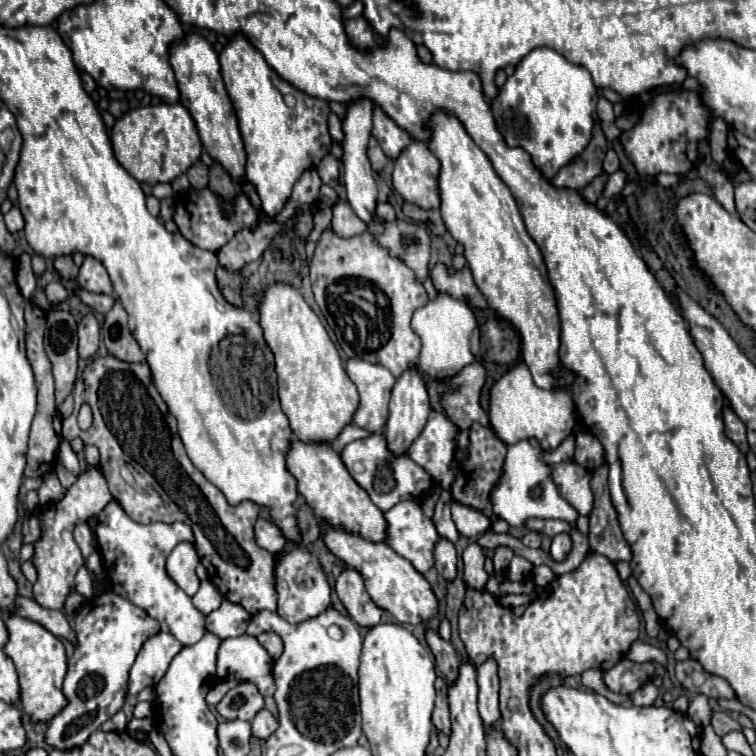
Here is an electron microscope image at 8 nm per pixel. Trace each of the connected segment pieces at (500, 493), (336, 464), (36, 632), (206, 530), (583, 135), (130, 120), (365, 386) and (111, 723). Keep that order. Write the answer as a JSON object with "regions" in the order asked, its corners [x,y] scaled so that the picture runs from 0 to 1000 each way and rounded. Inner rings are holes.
{"regions":[[[[690,582],[680,590],[672,590],[672,601],[667,608],[667,627],[664,635],[653,643],[651,651],[651,667],[653,680],[659,685],[667,685],[675,696],[690,698],[696,685],[741,685],[754,693],[762,690],[765,677],[738,656],[738,648],[733,646],[733,638],[728,635],[728,619],[714,608],[717,593],[709,582]]],[[[386,579],[378,598],[378,619],[392,632],[394,651],[402,656],[405,667],[418,677],[418,683],[492,717],[505,717],[511,712],[508,680],[468,638],[450,601],[437,590],[437,585],[399,585],[394,579]]],[[[24,812],[8,815],[8,831],[11,849],[5,854],[5,862],[16,870],[26,897],[29,937],[42,947],[42,952],[63,955],[87,934],[87,923],[82,921],[82,899],[87,894],[85,852],[50,823],[42,823]]],[[[127,471],[127,474],[122,474],[119,479],[116,479],[116,484],[111,487],[111,492],[108,492],[108,497],[101,503],[101,513],[98,513],[98,545],[82,558],[82,577],[87,579],[87,582],[98,582],[101,577],[106,577],[108,582],[111,582],[111,587],[124,587],[130,595],[132,595],[132,622],[135,622],[135,627],[138,627],[138,632],[140,632],[140,638],[143,638],[143,646],[146,646],[146,653],[151,656],[151,661],[164,672],[164,677],[175,685],[175,688],[180,688],[180,690],[188,690],[188,693],[198,693],[198,690],[217,690],[217,693],[228,693],[228,690],[233,690],[233,688],[241,688],[241,690],[246,690],[254,701],[257,701],[257,725],[259,725],[259,730],[262,730],[262,735],[265,735],[265,741],[267,741],[267,746],[270,746],[270,751],[275,751],[275,759],[278,759],[278,767],[288,775],[288,780],[294,783],[294,788],[299,791],[299,794],[304,794],[304,796],[312,796],[312,799],[320,799],[331,812],[336,812],[336,810],[341,810],[341,807],[365,807],[365,780],[362,780],[362,733],[357,733],[357,730],[352,730],[349,725],[344,725],[341,720],[339,720],[339,714],[336,714],[336,690],[339,690],[339,685],[341,685],[341,680],[347,677],[347,672],[339,667],[339,664],[331,664],[331,661],[323,661],[323,664],[317,664],[315,669],[304,669],[302,664],[299,664],[299,656],[280,640],[280,638],[275,638],[272,635],[272,630],[251,611],[251,606],[249,606],[249,601],[246,601],[246,595],[243,595],[243,590],[241,590],[241,582],[238,582],[238,577],[235,577],[235,566],[233,566],[233,556],[228,553],[228,548],[222,545],[222,537],[217,534],[217,529],[212,526],[212,521],[209,521],[209,516],[206,516],[206,511],[204,511],[204,505],[201,505],[201,495],[198,495],[198,484],[193,481],[193,479],[185,479],[185,481],[175,481],[175,479],[161,479],[161,476],[156,476],[156,474],[151,474],[151,471]],[[108,532],[116,532],[119,537],[122,537],[122,545],[124,545],[124,561],[111,571],[111,569],[106,569],[103,566],[103,561],[101,561],[101,553],[103,553],[103,542],[106,542],[106,537],[108,537]]],[[[709,63],[683,87],[683,95],[661,116],[659,127],[648,135],[656,169],[675,196],[690,196],[704,206],[704,217],[722,235],[733,235],[738,225],[767,206],[783,185],[786,146],[791,135],[791,116],[783,111],[780,95],[765,85],[751,82],[730,63]]],[[[235,135],[193,140],[167,148],[159,159],[153,159],[146,175],[146,185],[159,220],[167,228],[172,228],[183,241],[196,243],[228,241],[233,233],[243,230],[251,222],[251,217],[257,217],[265,209],[267,201],[259,164],[251,148]]],[[[463,474],[458,479],[458,495],[471,508],[476,521],[468,561],[476,566],[489,566],[489,571],[500,574],[513,553],[513,529],[524,500],[513,487],[476,474]]],[[[159,939],[146,952],[140,952],[135,958],[135,966],[138,968],[161,968],[161,966],[167,966],[167,947],[164,947],[164,942]]]]}

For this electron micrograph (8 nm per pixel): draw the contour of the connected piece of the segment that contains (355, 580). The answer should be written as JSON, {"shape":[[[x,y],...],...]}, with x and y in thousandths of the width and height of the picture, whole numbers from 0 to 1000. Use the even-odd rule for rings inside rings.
{"shape":[[[455,754],[442,775],[450,796],[460,807],[463,817],[481,831],[492,831],[503,823],[505,807],[492,796],[481,778],[481,767],[471,754]]]}

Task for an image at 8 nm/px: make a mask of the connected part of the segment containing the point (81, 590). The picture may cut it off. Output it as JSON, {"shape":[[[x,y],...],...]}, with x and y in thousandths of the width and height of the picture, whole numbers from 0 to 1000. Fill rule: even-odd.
{"shape":[[[112,747],[108,749],[108,751],[106,751],[106,754],[102,757],[98,775],[99,780],[114,792],[123,791],[123,766],[122,762],[118,761]]]}

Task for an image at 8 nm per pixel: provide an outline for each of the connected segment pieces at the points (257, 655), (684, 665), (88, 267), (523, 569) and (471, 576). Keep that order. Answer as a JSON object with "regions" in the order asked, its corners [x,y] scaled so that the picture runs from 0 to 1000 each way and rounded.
{"regions":[[[[315,841],[296,847],[288,860],[288,884],[286,894],[299,899],[307,892],[312,899],[325,899],[341,907],[347,921],[360,921],[365,907],[360,897],[362,873],[344,854],[336,841]]],[[[905,873],[894,878],[894,897],[907,914],[931,918],[938,923],[972,922],[966,905],[955,896],[933,889],[921,873]]],[[[122,339],[111,341],[111,349],[103,362],[106,381],[124,386],[124,389],[148,389],[148,373],[143,368],[140,354]]],[[[680,735],[675,749],[672,749],[672,757],[669,757],[669,765],[675,770],[685,770],[685,767],[696,767],[704,757],[704,746],[688,735]]],[[[622,720],[614,733],[614,770],[619,778],[638,780],[643,775],[646,759],[640,754],[640,728],[632,720]]]]}

